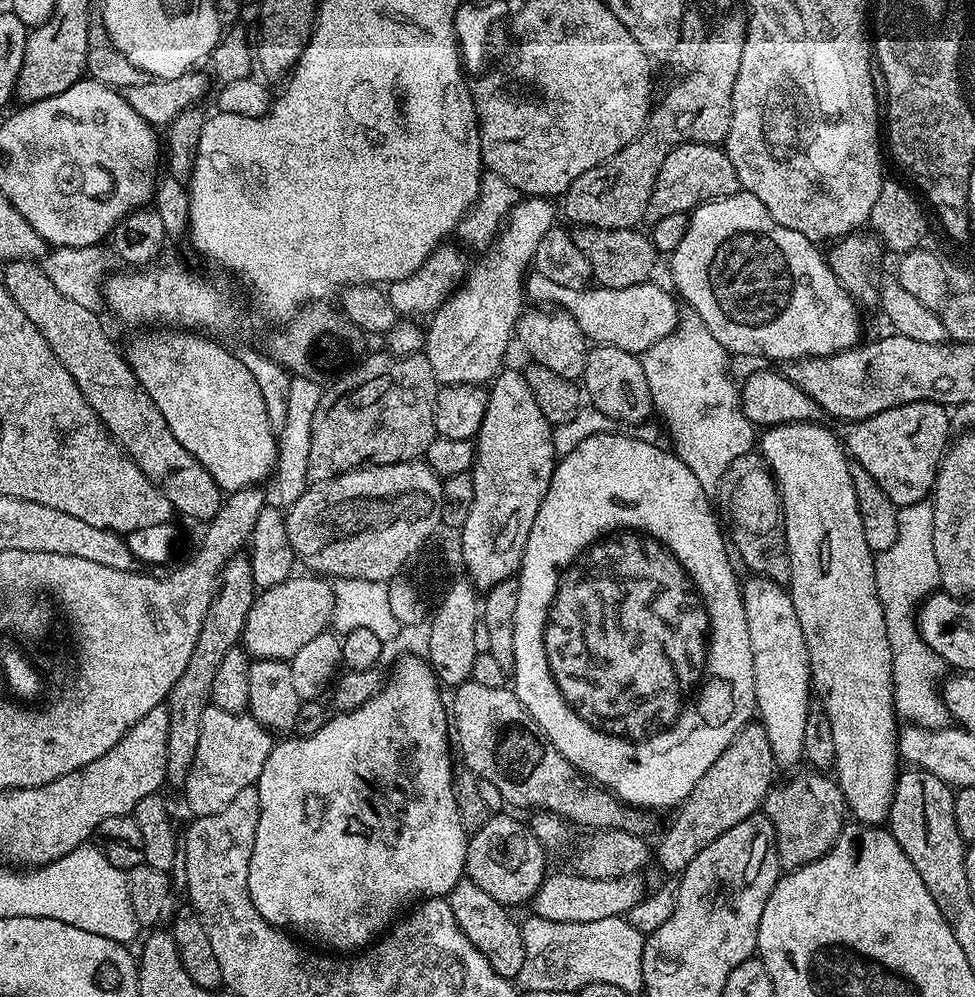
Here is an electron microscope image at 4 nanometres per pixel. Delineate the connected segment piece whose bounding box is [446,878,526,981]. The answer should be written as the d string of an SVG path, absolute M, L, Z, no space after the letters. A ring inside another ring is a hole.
M467 878L459 880L446 899L450 910L454 910L454 918L462 934L470 938L472 945L483 954L486 962L490 962L490 966L494 966L498 974L502 974L502 978L515 981L522 970L522 962L526 962L526 946L523 927L518 920L516 924L515 918L508 913L511 911L494 898L490 898L490 894L482 890L482 886Z

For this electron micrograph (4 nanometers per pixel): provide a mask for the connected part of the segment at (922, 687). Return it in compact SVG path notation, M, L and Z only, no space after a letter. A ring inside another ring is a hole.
M928 502L905 504L897 511L896 517L898 538L894 546L875 557L876 593L882 602L886 638L890 642L892 655L892 689L896 714L901 721L917 728L943 728L949 723L950 717L938 689L938 681L945 675L946 665L936 651L926 646L916 626L920 605L940 588L938 562L934 559L934 510Z

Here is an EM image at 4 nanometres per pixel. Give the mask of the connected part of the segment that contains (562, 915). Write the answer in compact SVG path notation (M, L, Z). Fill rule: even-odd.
M575 870L556 872L553 876L551 873L545 875L542 886L530 901L530 908L535 915L550 922L602 922L602 918L627 917L628 912L634 910L634 906L638 906L638 902L642 902L642 898L646 894L642 877L643 875L635 874L618 878L586 878Z

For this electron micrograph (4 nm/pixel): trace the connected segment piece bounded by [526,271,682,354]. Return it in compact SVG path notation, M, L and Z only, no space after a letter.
M533 271L526 280L529 301L537 300L540 303L537 305L555 306L571 314L593 345L609 344L618 346L618 350L637 354L643 354L650 346L654 346L654 342L669 336L681 319L682 312L676 309L677 297L665 288L659 288L656 282L625 288L567 288L558 286L558 282L550 282L550 278L538 271Z

